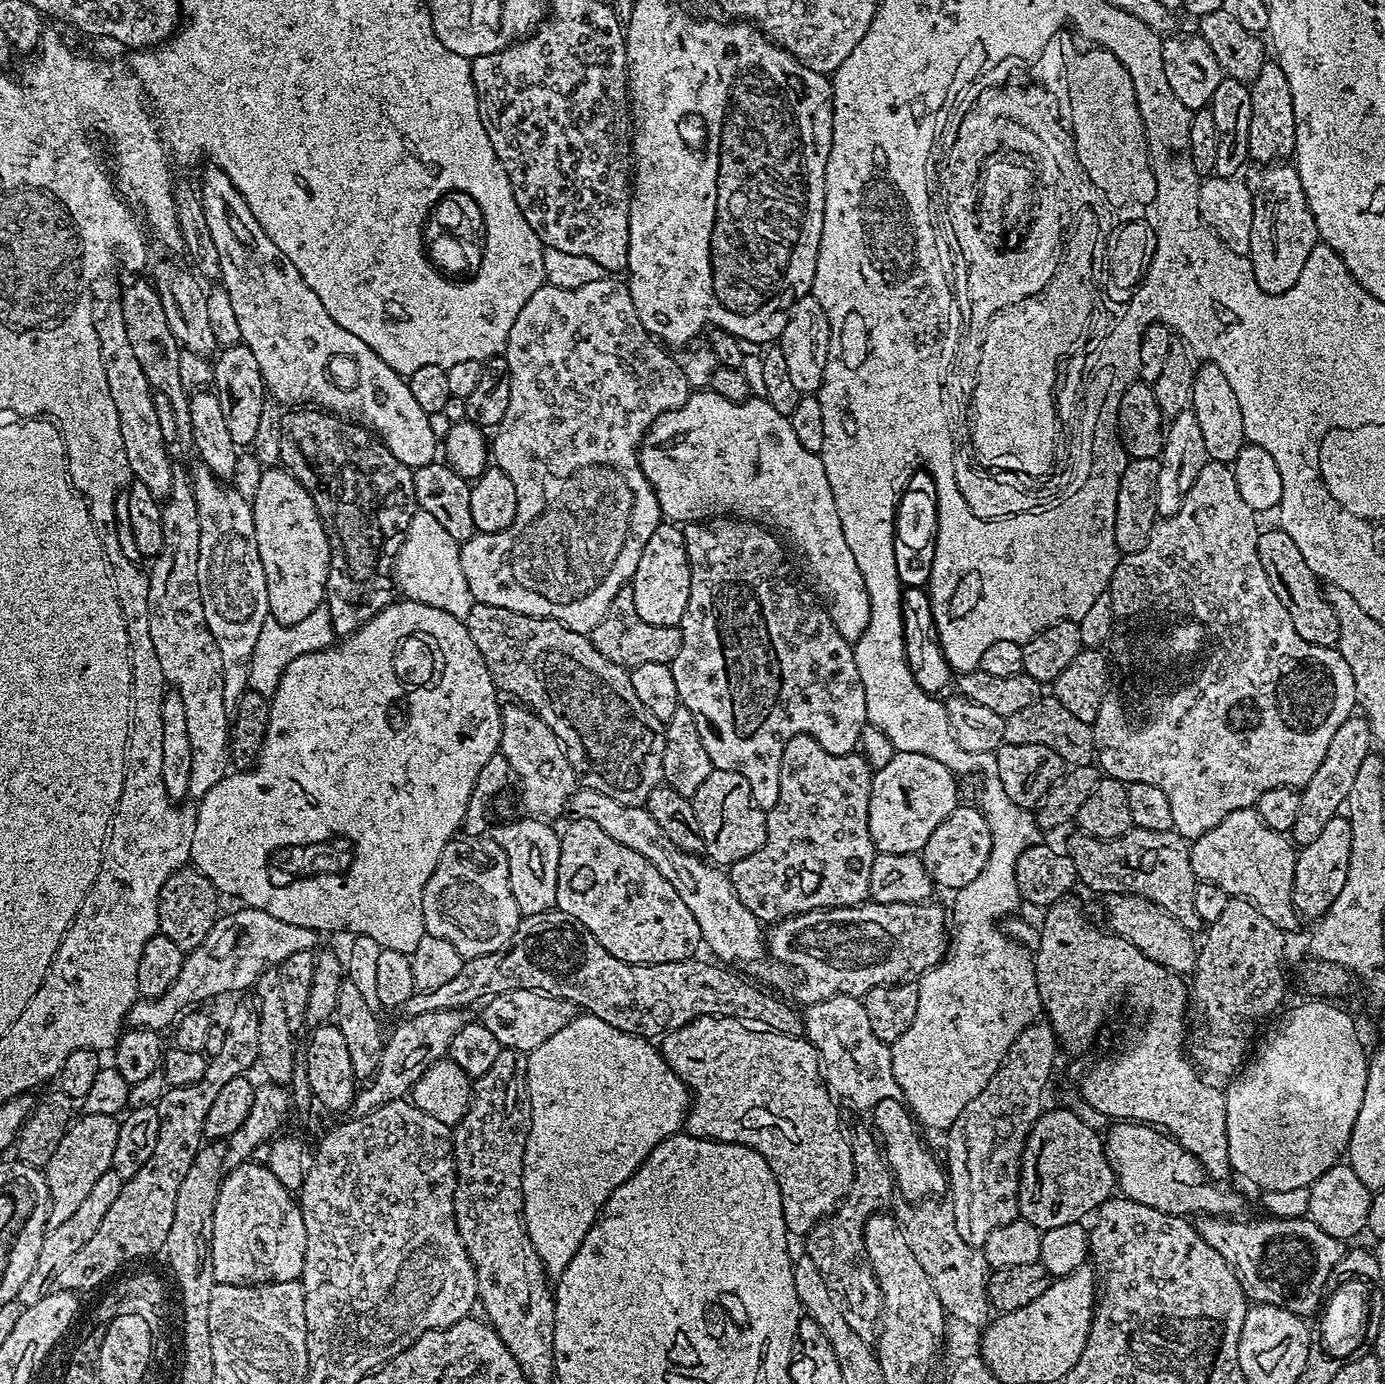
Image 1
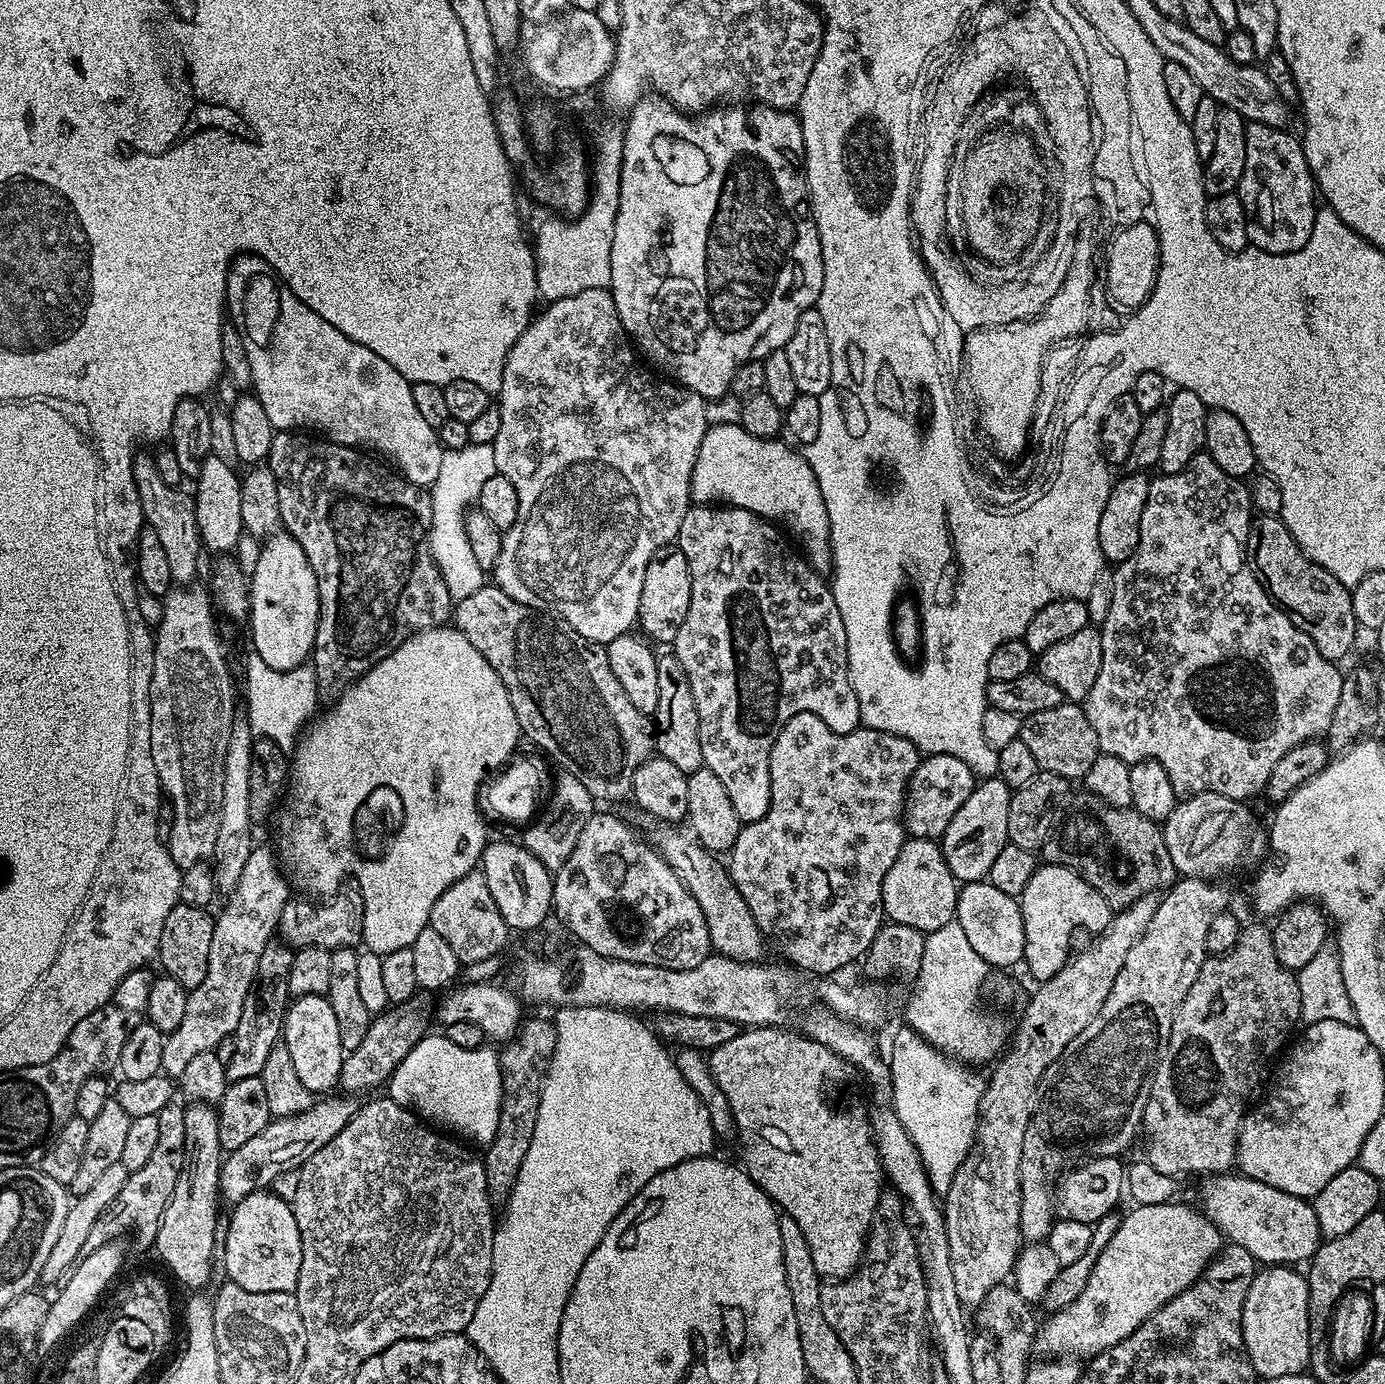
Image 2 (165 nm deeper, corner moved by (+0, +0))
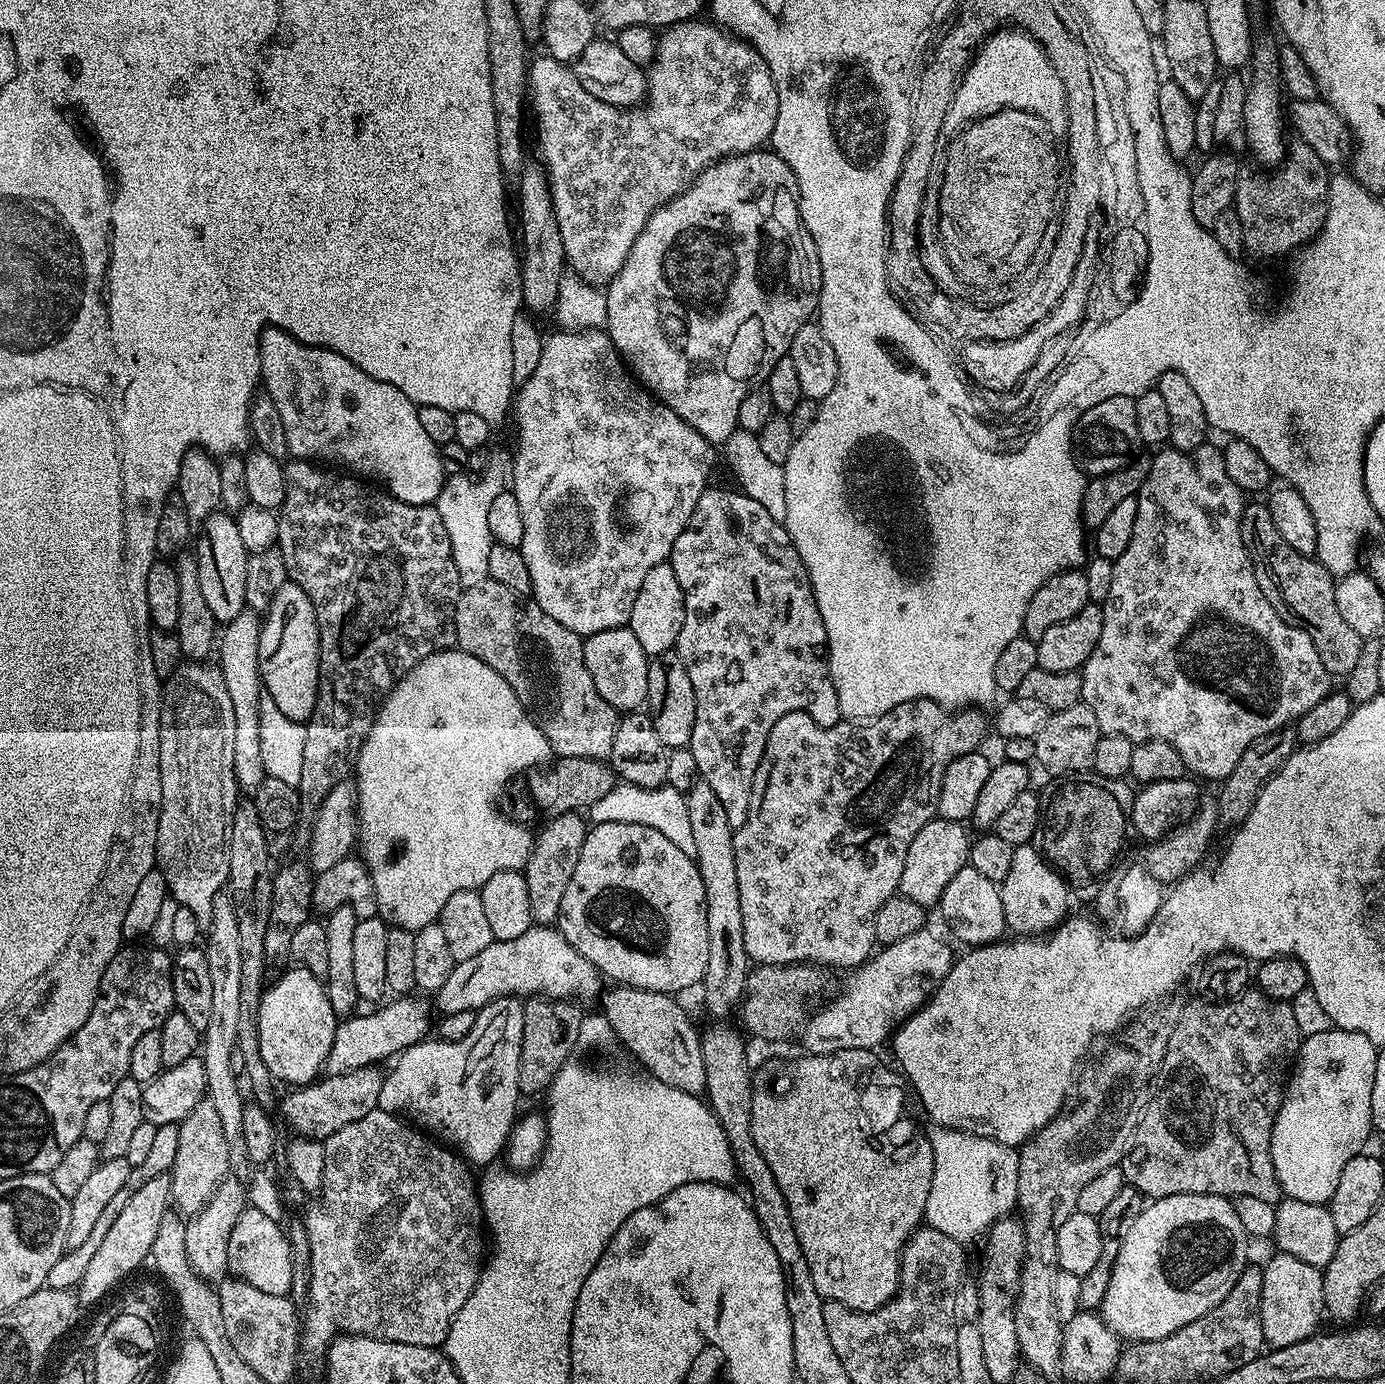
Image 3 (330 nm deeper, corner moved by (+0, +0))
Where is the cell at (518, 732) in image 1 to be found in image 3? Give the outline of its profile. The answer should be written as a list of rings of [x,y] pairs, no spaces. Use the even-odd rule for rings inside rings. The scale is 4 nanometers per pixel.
[[[566,810],[555,816],[558,817],[550,821],[540,834],[537,833],[523,869],[527,878],[532,921],[540,926],[553,925],[560,917],[562,897],[578,864],[578,855],[588,829],[585,819],[575,811]]]

